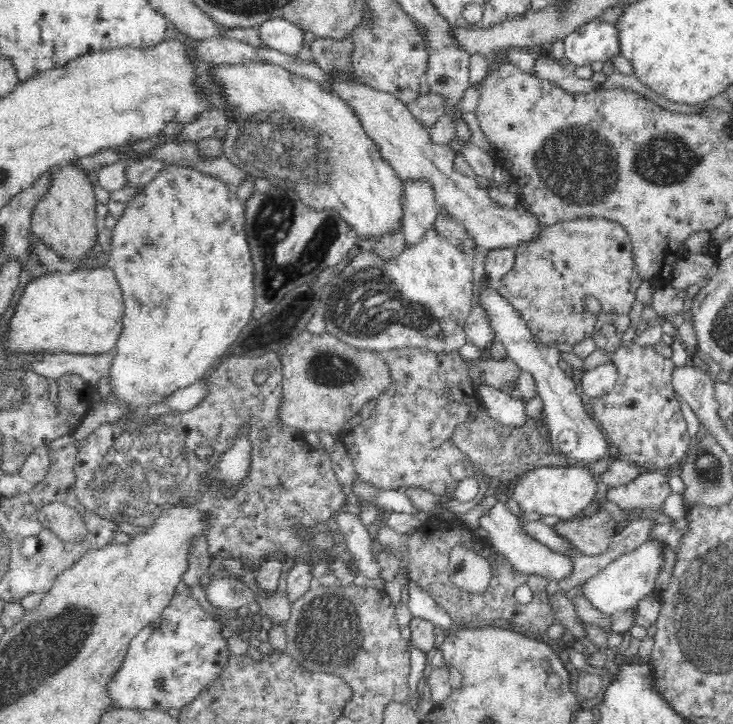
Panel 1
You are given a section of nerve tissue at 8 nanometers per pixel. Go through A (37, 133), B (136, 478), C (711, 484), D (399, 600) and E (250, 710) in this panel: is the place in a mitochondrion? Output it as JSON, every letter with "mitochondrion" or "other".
{"A":"other","B":"mitochondrion","C":"mitochondrion","D":"other","E":"mitochondrion"}

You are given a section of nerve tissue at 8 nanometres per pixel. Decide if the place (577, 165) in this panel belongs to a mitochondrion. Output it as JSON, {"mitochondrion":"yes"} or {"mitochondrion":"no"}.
{"mitochondrion":"yes"}

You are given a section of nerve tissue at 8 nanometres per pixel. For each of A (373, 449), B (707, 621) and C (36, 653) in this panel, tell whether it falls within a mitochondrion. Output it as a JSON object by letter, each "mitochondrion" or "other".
{"A":"other","B":"mitochondrion","C":"mitochondrion"}

